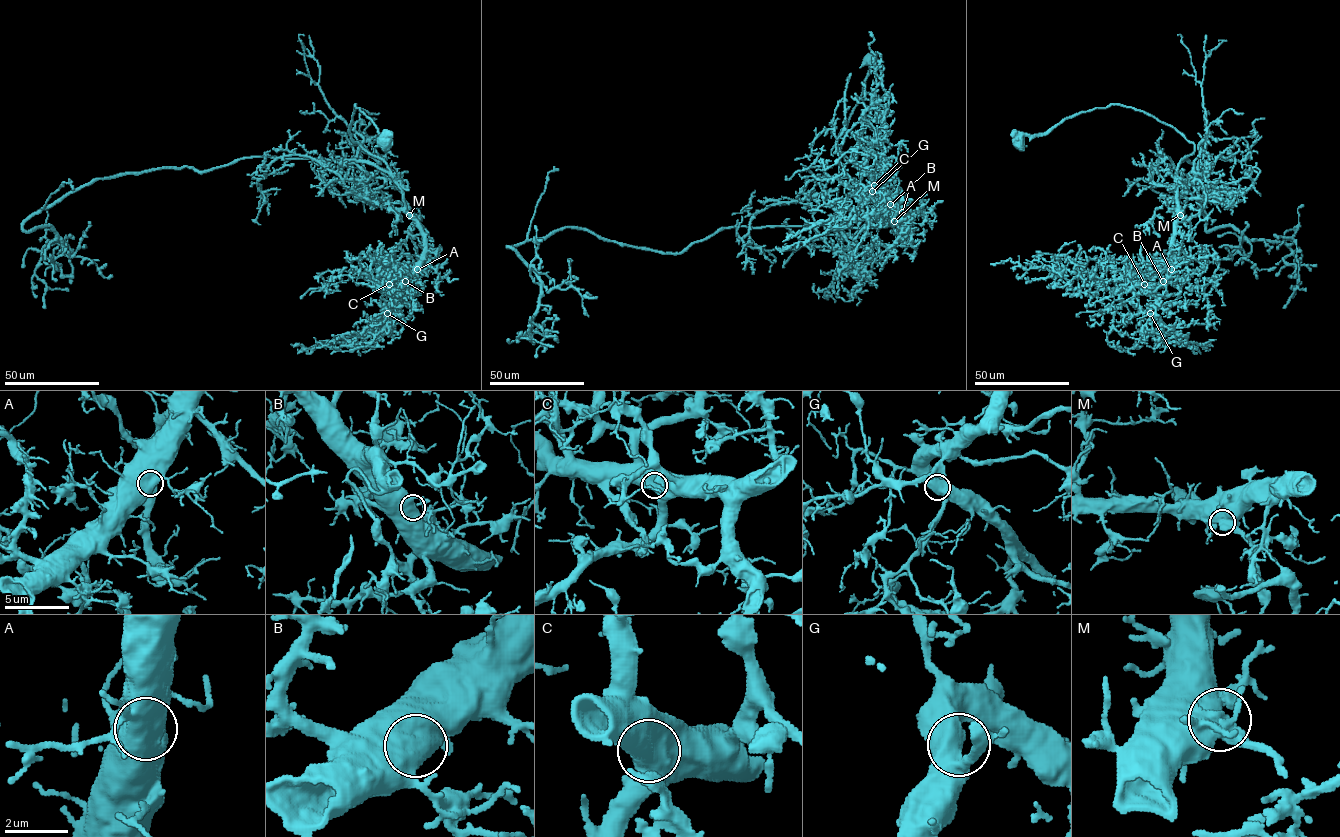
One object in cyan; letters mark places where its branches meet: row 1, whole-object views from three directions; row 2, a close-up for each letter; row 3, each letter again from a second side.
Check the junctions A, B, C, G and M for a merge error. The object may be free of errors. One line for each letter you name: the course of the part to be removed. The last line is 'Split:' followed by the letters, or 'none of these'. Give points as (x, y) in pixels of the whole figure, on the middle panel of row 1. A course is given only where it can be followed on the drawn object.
M: Course of the part to remove: (894, 221), (904, 234), (890, 247), (840, 235), (848, 245), (829, 247), (801, 242), (789, 219)
Split: M

